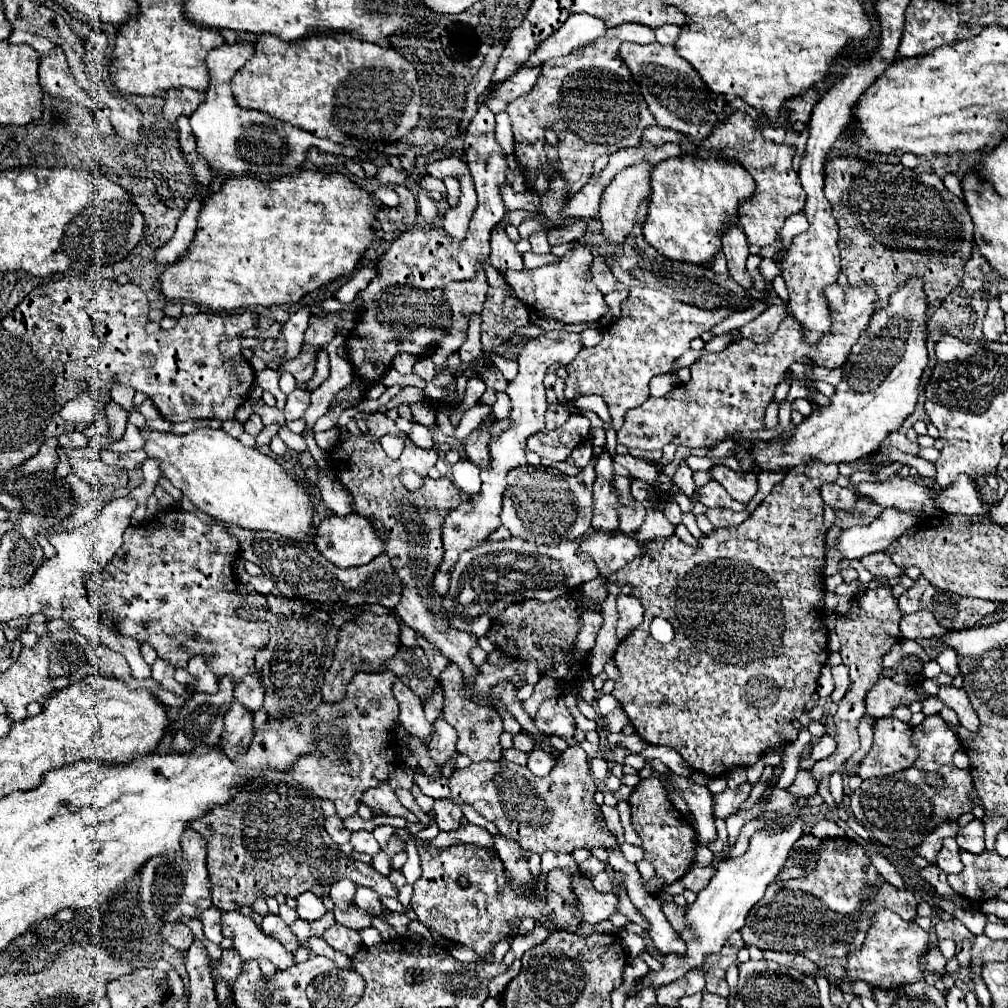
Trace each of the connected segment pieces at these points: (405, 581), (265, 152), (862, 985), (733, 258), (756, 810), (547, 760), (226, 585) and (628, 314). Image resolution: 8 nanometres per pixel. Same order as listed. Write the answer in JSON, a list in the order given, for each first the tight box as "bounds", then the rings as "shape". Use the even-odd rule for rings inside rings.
[{"bounds":[330,412,478,680],"shape":[[[374,412],[368,416],[366,424],[372,432],[370,436],[354,438],[348,436],[346,432],[340,434],[340,442],[330,452],[334,470],[338,472],[340,484],[354,498],[354,510],[360,516],[370,518],[374,528],[386,534],[384,552],[392,560],[392,566],[396,568],[396,574],[402,580],[402,598],[394,610],[400,614],[406,626],[420,632],[428,642],[436,644],[450,662],[456,662],[462,668],[464,678],[474,680],[478,676],[478,668],[468,658],[468,652],[478,644],[476,636],[470,632],[458,632],[448,626],[446,616],[440,612],[442,608],[438,608],[442,606],[442,596],[438,596],[432,588],[434,572],[444,554],[440,534],[448,510],[442,506],[456,508],[462,502],[462,492],[452,484],[450,478],[438,478],[438,480],[428,478],[428,468],[434,466],[438,460],[436,450],[424,450],[418,448],[412,440],[406,440],[400,460],[390,460],[384,454],[380,438],[392,430],[398,430],[394,420],[390,420],[380,412]],[[410,466],[424,476],[424,486],[416,492],[406,490],[404,484],[400,482],[400,468],[410,468]]]},{"bounds":[190,42,318,178],"shape":[[[252,42],[222,44],[220,48],[208,52],[206,66],[210,72],[210,88],[206,92],[206,100],[190,116],[190,126],[194,130],[200,156],[204,156],[210,168],[218,174],[248,174],[254,178],[288,176],[300,170],[302,162],[306,160],[306,150],[312,146],[312,142],[318,142],[318,138],[292,124],[270,118],[258,110],[244,110],[236,104],[230,80],[252,54]]]},{"bounds":[838,980,874,1000],"shape":[[[842,980],[842,982],[838,984],[838,988],[840,988],[840,990],[844,993],[852,993],[856,996],[862,996],[874,1000],[872,988],[865,982],[856,981],[854,984],[847,984],[844,980]]]},{"bounds":[722,224,752,290],"shape":[[[732,224],[728,232],[724,232],[722,240],[722,252],[726,254],[728,260],[728,272],[730,276],[746,290],[752,290],[752,280],[746,270],[746,260],[748,260],[748,240],[740,228],[740,224]]]},{"bounds":[724,798,766,856],"shape":[[[762,798],[756,806],[752,806],[750,810],[740,810],[738,814],[732,814],[732,816],[728,816],[726,818],[726,826],[728,826],[728,848],[726,848],[726,852],[724,852],[724,856],[734,848],[734,844],[736,844],[736,838],[738,838],[738,832],[740,832],[740,828],[742,828],[742,824],[744,822],[748,822],[748,820],[752,820],[754,816],[758,816],[758,814],[764,814],[762,810],[760,810],[760,804],[764,804],[766,800]]]},{"bounds":[528,750,556,776],"shape":[[[532,750],[530,752],[530,758],[528,758],[528,768],[536,774],[536,776],[548,776],[554,768],[556,760],[552,754],[544,752],[544,750]]]},{"bounds":[86,512,268,684],"shape":[[[168,512],[158,520],[147,525],[129,526],[124,532],[124,544],[120,552],[112,558],[108,566],[108,576],[102,578],[102,584],[86,584],[86,592],[90,602],[96,606],[102,618],[110,618],[120,636],[134,638],[138,642],[148,642],[154,646],[158,656],[172,664],[174,668],[186,668],[192,656],[204,656],[216,678],[232,676],[234,684],[254,672],[254,656],[260,648],[268,646],[268,624],[250,622],[236,612],[236,608],[262,608],[266,600],[256,600],[250,596],[248,600],[238,598],[238,584],[234,584],[232,566],[236,554],[240,552],[238,542],[228,536],[230,532],[216,524],[202,522],[194,514],[188,512]]]},{"bounds":[564,288,748,430],"shape":[[[632,288],[630,296],[620,304],[622,314],[620,318],[610,324],[608,328],[604,328],[602,334],[602,342],[592,346],[592,348],[582,348],[582,352],[574,358],[572,364],[566,366],[568,378],[564,382],[564,400],[568,404],[574,406],[574,402],[584,396],[584,394],[598,394],[604,398],[610,416],[612,416],[612,426],[614,430],[620,430],[622,422],[624,422],[624,414],[630,408],[636,408],[640,404],[644,404],[644,400],[648,400],[648,382],[658,376],[658,374],[666,374],[674,368],[674,362],[690,348],[692,338],[700,336],[702,332],[710,330],[712,326],[716,326],[720,320],[728,318],[732,312],[736,310],[746,310],[748,306],[738,304],[736,308],[718,308],[718,310],[702,310],[678,300],[672,300],[668,294],[660,292],[660,290],[650,290],[650,288]]]}]

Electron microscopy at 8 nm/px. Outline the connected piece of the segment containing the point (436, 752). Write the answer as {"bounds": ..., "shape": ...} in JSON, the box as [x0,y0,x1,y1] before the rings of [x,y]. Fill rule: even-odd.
{"bounds":[430,718,458,768],"shape":[[[438,718],[434,722],[434,726],[436,726],[436,734],[430,742],[430,752],[432,752],[432,762],[440,764],[440,768],[442,768],[450,760],[450,756],[456,752],[458,734],[452,726],[446,724],[444,718]]]}

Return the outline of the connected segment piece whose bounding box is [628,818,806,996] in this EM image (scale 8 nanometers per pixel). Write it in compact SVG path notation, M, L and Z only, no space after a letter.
M798 818L788 830L774 830L774 832L758 830L752 836L750 848L746 850L746 854L718 862L716 874L712 876L708 886L704 890L700 890L698 900L694 904L688 904L688 908L686 908L688 928L678 932L678 936L682 936L682 940L686 942L684 956L662 956L662 970L658 970L658 972L650 970L646 976L642 976L636 982L636 986L628 992L628 996L634 996L644 988L658 990L658 988L678 980L680 976L684 976L688 970L700 968L708 954L720 952L720 948L726 944L730 934L742 930L750 908L764 896L768 884L774 882L774 878L778 876L780 868L784 866L784 862L788 858L790 848L804 834L804 828L806 828L804 820Z

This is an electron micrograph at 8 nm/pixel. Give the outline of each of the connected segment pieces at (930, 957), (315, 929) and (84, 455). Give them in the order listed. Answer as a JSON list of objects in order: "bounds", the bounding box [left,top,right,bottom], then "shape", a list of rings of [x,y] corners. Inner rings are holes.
[{"bounds":[924,948,948,974],"shape":[[[928,948],[928,952],[924,954],[924,972],[926,974],[944,974],[946,972],[946,964],[948,960],[942,956],[940,948]]]},{"bounds":[290,912,334,942],"shape":[[[326,912],[320,920],[316,920],[316,922],[304,922],[304,920],[296,920],[290,928],[292,928],[292,932],[296,934],[296,938],[300,940],[300,942],[308,942],[310,938],[314,938],[314,936],[322,936],[324,934],[324,930],[326,928],[330,928],[330,924],[334,922],[334,914],[332,912]]]},{"bounds":[66,446,128,488],"shape":[[[84,446],[84,448],[68,448],[66,450],[70,456],[70,466],[74,468],[76,476],[80,476],[82,480],[104,488],[104,486],[126,486],[128,482],[128,474],[124,470],[114,470],[112,466],[106,466],[100,458],[98,452],[94,452],[92,448]]]}]

